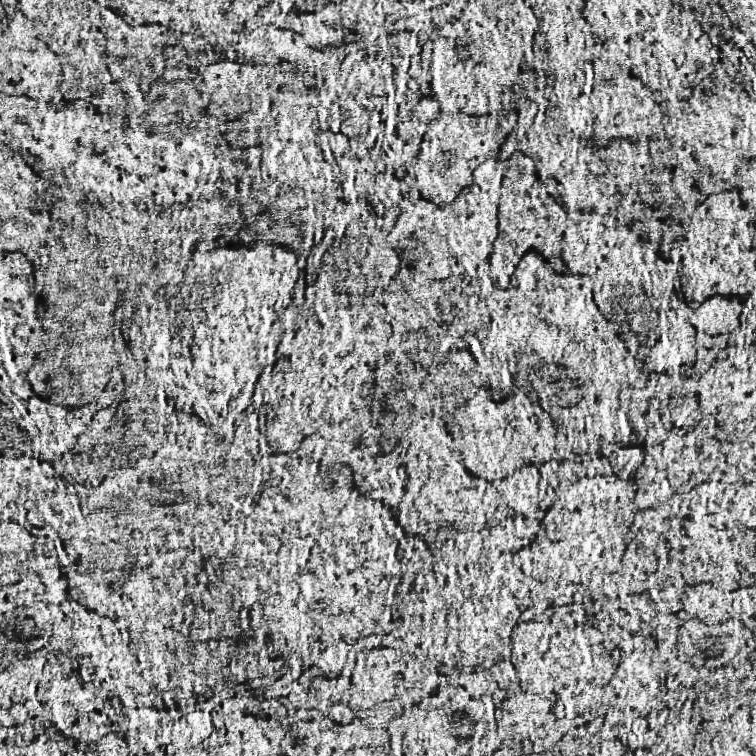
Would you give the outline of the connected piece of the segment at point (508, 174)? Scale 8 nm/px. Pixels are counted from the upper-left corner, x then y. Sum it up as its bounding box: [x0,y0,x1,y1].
[488,152,566,284]

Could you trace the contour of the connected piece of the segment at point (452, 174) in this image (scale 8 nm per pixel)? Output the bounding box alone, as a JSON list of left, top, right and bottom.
[416,110,514,208]

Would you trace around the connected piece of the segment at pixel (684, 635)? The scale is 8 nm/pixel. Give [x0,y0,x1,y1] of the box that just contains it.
[678,618,752,670]

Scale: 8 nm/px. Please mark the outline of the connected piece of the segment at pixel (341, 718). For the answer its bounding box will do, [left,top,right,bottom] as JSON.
[328,704,354,724]

